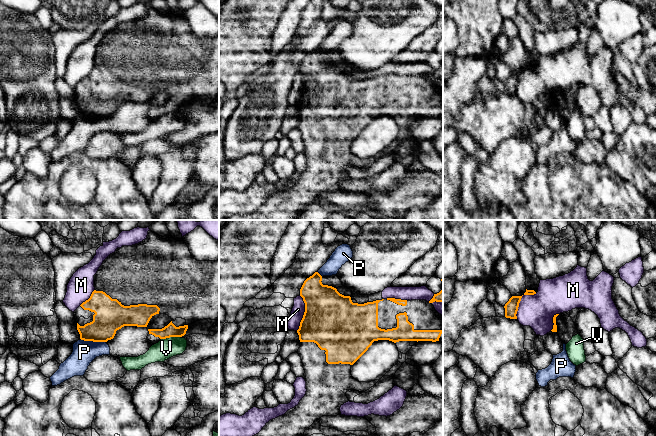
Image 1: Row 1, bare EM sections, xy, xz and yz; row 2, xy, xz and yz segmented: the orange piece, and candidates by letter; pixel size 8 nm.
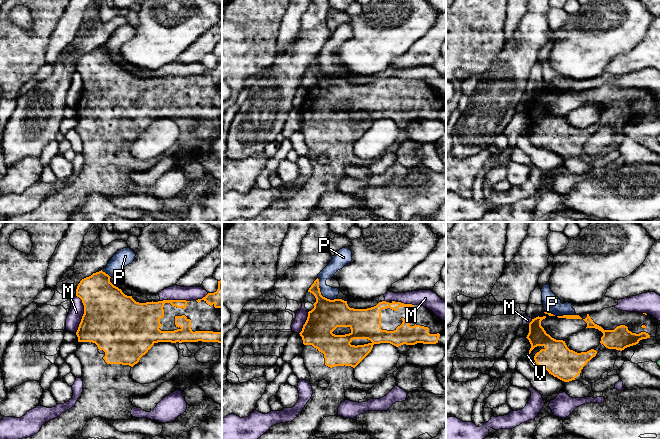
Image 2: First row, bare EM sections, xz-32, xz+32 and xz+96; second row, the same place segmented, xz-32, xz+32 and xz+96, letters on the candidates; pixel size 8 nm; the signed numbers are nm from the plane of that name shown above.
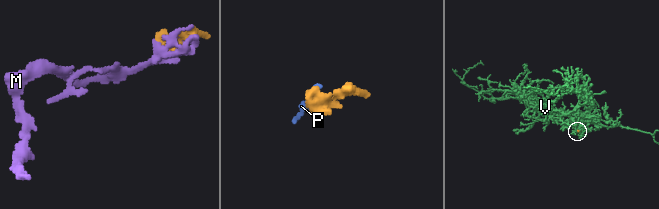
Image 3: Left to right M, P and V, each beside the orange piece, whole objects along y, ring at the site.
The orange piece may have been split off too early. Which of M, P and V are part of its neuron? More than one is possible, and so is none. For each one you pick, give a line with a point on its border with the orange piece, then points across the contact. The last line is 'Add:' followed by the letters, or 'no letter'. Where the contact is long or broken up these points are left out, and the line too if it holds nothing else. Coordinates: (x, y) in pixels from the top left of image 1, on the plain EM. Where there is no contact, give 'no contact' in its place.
Add: no letter

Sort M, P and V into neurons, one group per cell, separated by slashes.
M P / V

